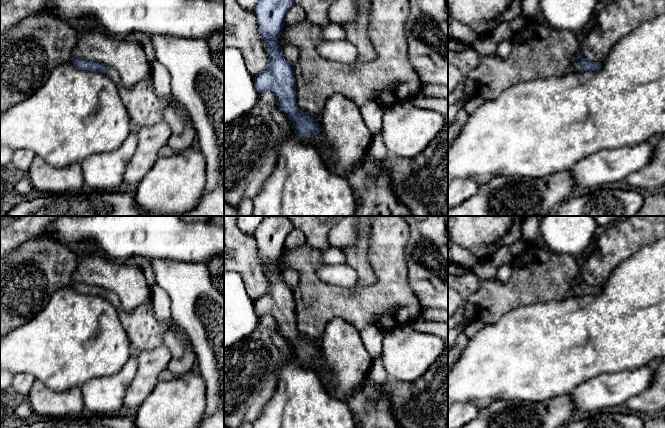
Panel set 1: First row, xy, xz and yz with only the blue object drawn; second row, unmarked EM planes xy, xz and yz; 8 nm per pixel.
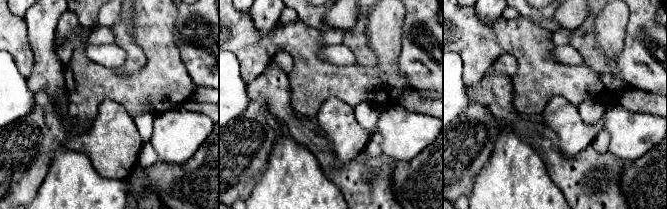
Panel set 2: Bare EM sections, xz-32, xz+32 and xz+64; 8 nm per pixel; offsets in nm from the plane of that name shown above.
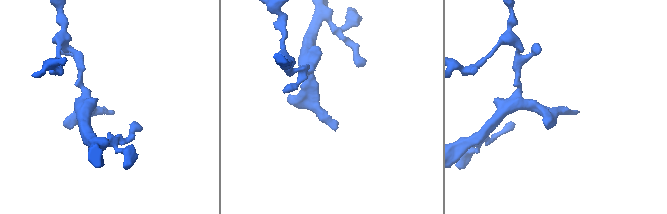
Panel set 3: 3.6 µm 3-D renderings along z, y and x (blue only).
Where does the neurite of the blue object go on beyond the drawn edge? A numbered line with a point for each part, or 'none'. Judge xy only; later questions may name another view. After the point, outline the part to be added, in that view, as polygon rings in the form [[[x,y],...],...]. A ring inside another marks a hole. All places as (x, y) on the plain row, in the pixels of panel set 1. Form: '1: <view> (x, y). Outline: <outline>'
1: xy (145, 332). Outline: [[[108,291],[105,298],[117,309],[119,319],[135,352],[151,351],[163,345],[168,327],[157,320],[152,303],[133,311],[126,311],[115,292]]]

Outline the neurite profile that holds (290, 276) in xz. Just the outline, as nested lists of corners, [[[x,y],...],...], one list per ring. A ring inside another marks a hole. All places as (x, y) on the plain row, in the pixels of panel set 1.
[[[285,269],[283,270],[283,280],[294,292],[297,288],[299,274],[294,269]]]

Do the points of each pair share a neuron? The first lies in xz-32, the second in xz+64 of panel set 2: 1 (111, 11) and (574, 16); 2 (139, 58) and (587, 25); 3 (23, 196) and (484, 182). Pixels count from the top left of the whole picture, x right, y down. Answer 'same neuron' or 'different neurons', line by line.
1: same neuron
2: same neuron
3: different neurons

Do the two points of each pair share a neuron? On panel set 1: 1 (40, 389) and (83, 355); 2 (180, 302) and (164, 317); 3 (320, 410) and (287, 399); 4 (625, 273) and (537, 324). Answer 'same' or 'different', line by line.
1: different
2: different
3: same
4: same

